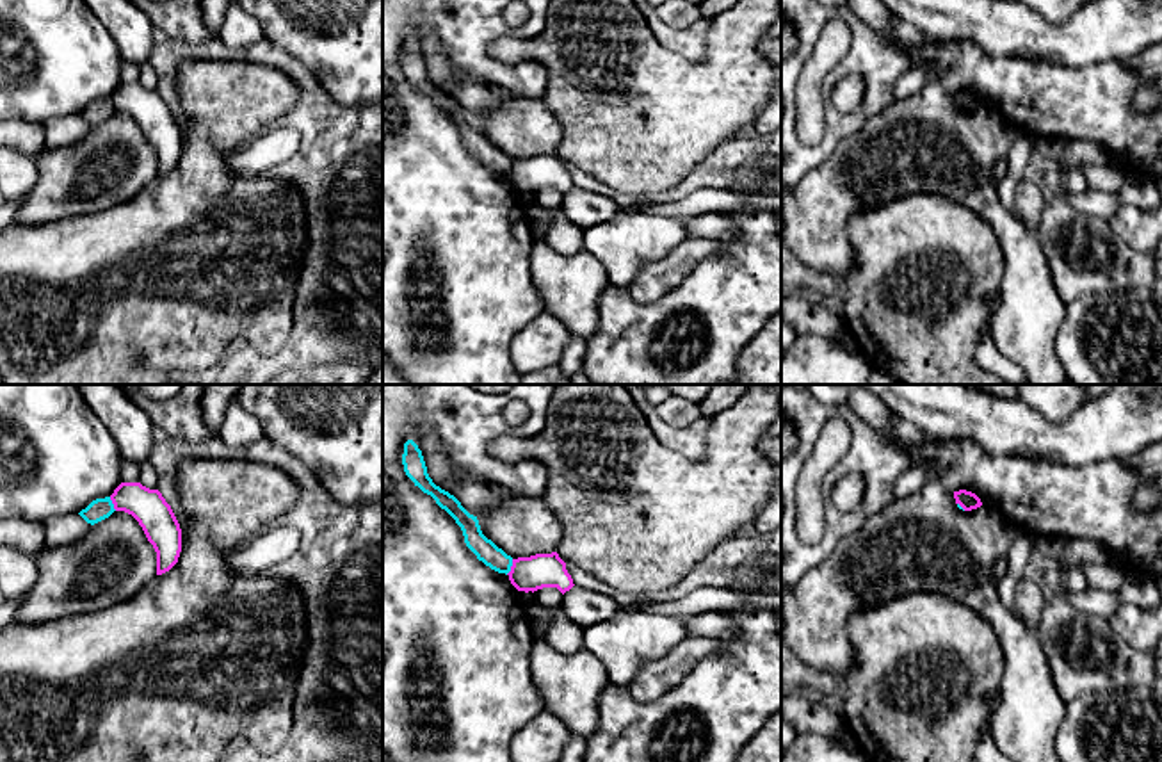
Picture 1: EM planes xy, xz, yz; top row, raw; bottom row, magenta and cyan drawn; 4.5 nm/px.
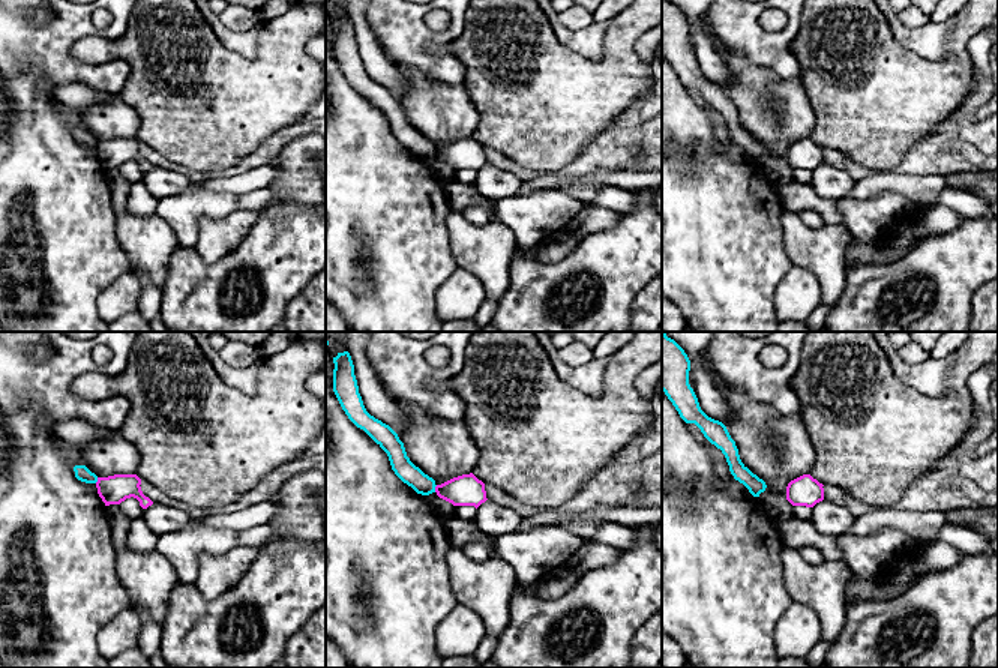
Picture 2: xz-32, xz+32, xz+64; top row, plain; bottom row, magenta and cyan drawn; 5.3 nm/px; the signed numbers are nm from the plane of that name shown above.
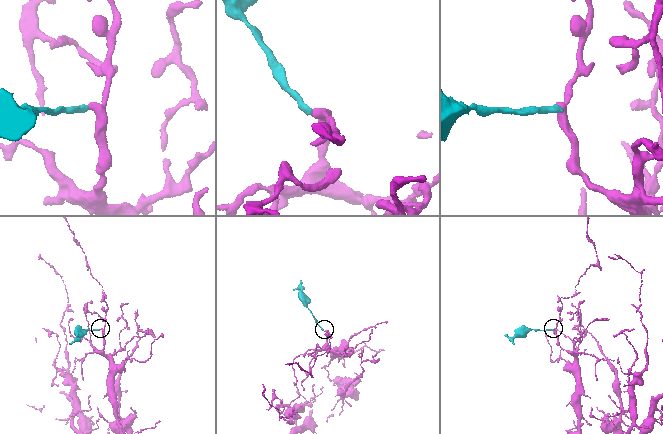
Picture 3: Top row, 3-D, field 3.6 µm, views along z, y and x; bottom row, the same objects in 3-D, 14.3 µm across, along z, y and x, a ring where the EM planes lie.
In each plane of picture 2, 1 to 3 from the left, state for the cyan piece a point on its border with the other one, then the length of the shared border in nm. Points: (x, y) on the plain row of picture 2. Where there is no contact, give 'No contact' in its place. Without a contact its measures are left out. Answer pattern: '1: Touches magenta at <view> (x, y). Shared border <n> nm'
1: Touches magenta at xz-32 (98, 144). Shared border 40 nm
2: Touches magenta at xz+32 (435, 152). Shared border 40 nm
3: No contact

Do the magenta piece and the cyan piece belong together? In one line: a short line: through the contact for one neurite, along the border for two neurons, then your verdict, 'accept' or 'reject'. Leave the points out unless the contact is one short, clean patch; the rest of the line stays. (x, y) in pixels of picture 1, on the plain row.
xz (513, 161), (506, 175) | reject

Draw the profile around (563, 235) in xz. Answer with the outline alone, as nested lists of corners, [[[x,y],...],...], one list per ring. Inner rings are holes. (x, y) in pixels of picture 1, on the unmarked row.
[[[552,210],[552,224],[543,240],[561,255],[573,255],[582,249],[582,228],[575,226],[562,212]]]

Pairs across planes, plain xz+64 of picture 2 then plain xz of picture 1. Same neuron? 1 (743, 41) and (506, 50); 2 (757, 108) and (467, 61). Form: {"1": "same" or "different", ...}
{"1": "different", "2": "different"}

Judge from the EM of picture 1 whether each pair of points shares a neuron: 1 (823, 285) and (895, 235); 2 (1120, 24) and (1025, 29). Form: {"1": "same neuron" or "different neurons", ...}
{"1": "same neuron", "2": "same neuron"}

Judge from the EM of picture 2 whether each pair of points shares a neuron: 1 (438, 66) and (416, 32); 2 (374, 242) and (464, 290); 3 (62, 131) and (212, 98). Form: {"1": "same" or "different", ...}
{"1": "same", "2": "different", "3": "different"}

